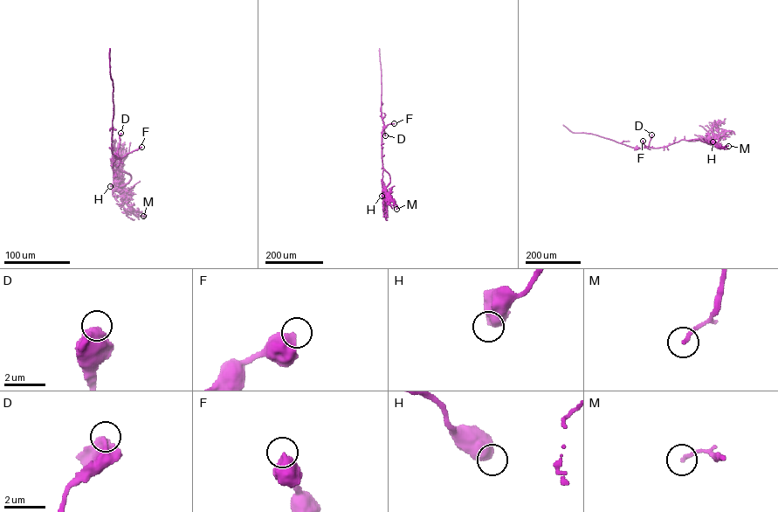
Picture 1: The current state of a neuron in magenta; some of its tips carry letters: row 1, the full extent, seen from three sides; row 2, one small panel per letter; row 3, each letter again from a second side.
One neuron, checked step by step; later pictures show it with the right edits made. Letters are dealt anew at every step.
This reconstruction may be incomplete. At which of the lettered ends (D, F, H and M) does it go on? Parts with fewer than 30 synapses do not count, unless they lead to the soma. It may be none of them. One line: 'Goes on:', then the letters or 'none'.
Goes on: none

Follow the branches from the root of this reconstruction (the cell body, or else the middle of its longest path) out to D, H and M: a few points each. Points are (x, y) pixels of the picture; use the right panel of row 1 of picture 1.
D: (656, 148), (649, 147), (651, 134)
H: (656, 148), (682, 140), (695, 141), (705, 137), (712, 141)
M: (656, 148), (682, 140), (695, 139), (710, 142), (718, 148), (728, 146)

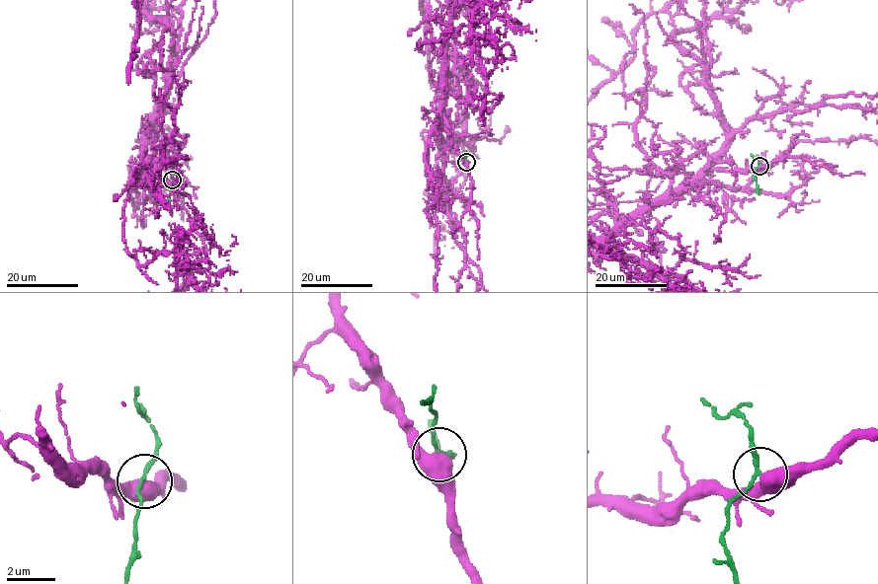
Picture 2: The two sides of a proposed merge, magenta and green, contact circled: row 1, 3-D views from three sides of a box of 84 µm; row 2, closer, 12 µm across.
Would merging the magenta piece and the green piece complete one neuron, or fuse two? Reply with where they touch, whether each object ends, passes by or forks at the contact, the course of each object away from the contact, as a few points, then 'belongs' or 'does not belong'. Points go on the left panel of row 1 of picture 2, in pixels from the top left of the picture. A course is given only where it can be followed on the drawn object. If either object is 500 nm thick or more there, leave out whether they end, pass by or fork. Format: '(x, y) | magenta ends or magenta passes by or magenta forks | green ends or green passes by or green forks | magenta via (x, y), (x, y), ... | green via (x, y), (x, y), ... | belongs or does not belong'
(172, 180) | belongs

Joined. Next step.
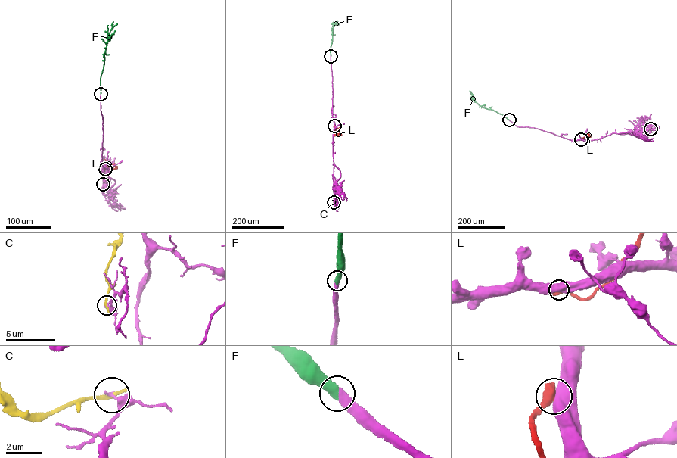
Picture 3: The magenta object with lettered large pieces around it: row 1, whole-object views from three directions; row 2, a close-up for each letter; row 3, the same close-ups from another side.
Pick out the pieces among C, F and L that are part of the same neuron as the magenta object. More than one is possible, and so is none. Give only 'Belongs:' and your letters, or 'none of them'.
Belongs: F

